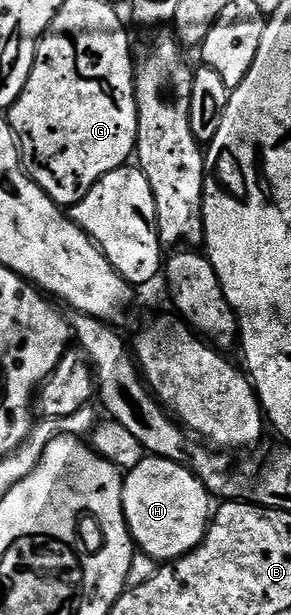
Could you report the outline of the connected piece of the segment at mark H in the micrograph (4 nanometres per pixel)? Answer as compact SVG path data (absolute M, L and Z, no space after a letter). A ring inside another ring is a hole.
M145 455L138 466L127 469L122 490L124 517L133 545L157 562L187 556L203 542L214 515L213 493L187 464L161 456Z

